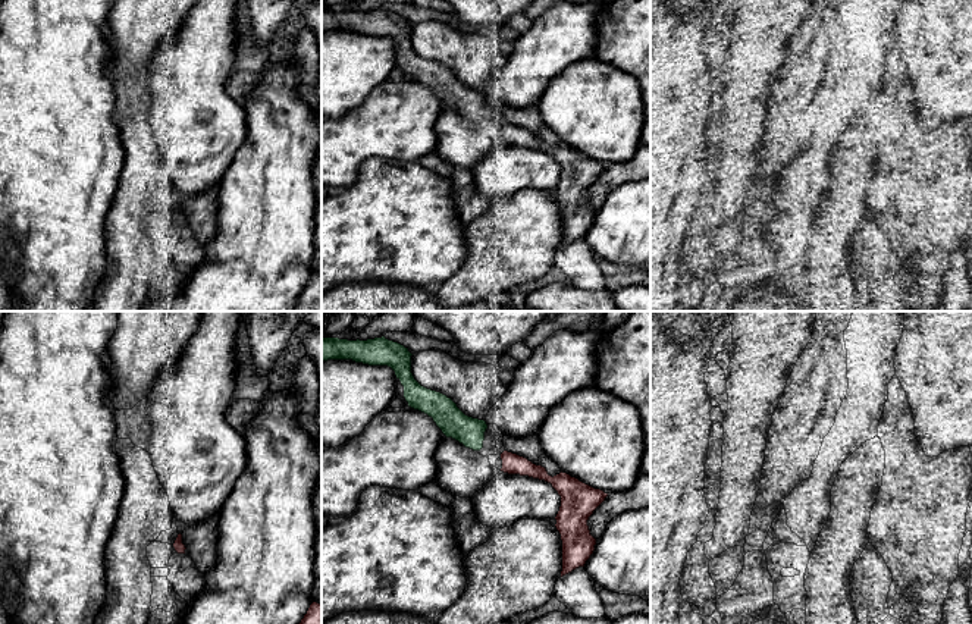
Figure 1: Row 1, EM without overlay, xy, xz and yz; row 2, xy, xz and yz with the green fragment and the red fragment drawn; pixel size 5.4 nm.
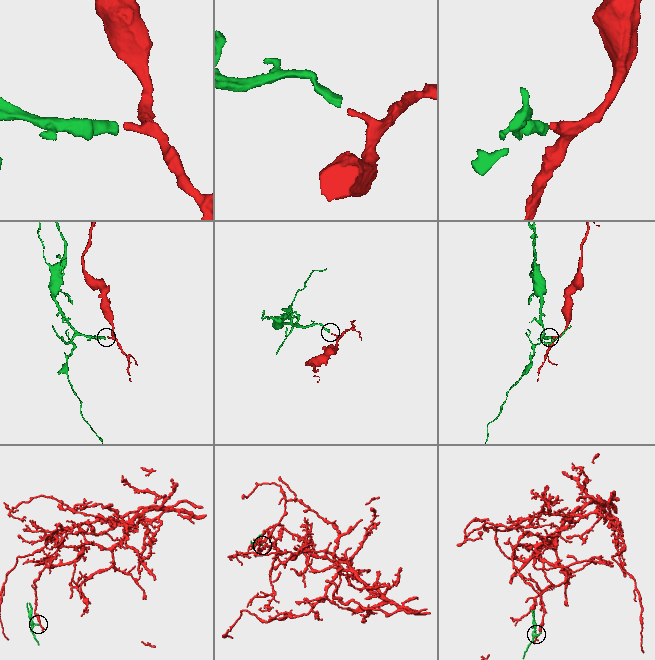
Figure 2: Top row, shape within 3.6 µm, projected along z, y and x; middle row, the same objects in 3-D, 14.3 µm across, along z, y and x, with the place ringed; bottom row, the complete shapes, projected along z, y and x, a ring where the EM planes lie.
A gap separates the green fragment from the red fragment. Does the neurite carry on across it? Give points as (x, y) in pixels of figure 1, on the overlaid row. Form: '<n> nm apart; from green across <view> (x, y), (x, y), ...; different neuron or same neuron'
110 nm apart; from green across xz (482, 447), (501, 454); different neuron

